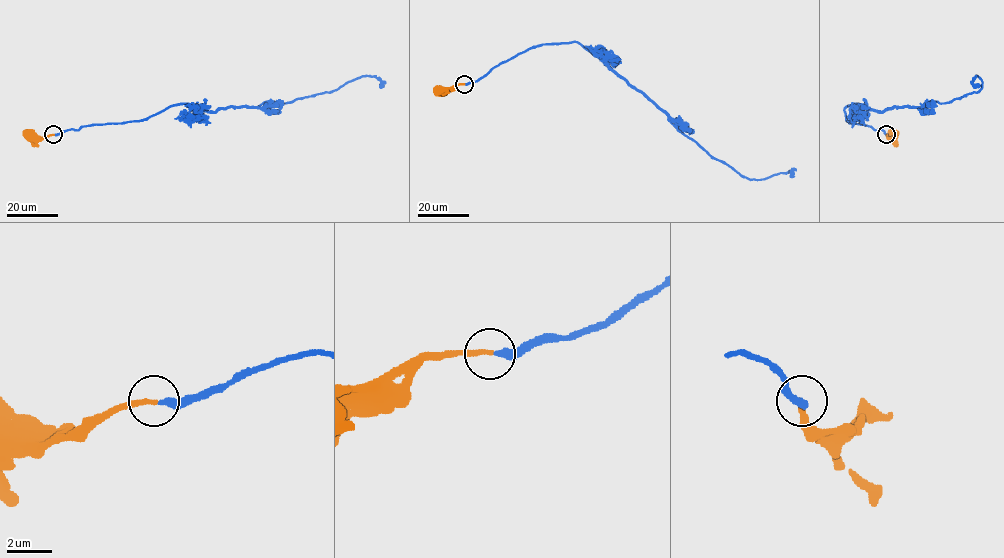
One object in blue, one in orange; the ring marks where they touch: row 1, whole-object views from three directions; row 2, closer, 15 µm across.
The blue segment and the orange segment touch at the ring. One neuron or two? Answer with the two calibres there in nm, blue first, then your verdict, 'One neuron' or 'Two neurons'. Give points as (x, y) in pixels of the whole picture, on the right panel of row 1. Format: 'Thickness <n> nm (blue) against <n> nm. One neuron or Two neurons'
Thickness 320 nm (blue) against 240 nm. One neuron

